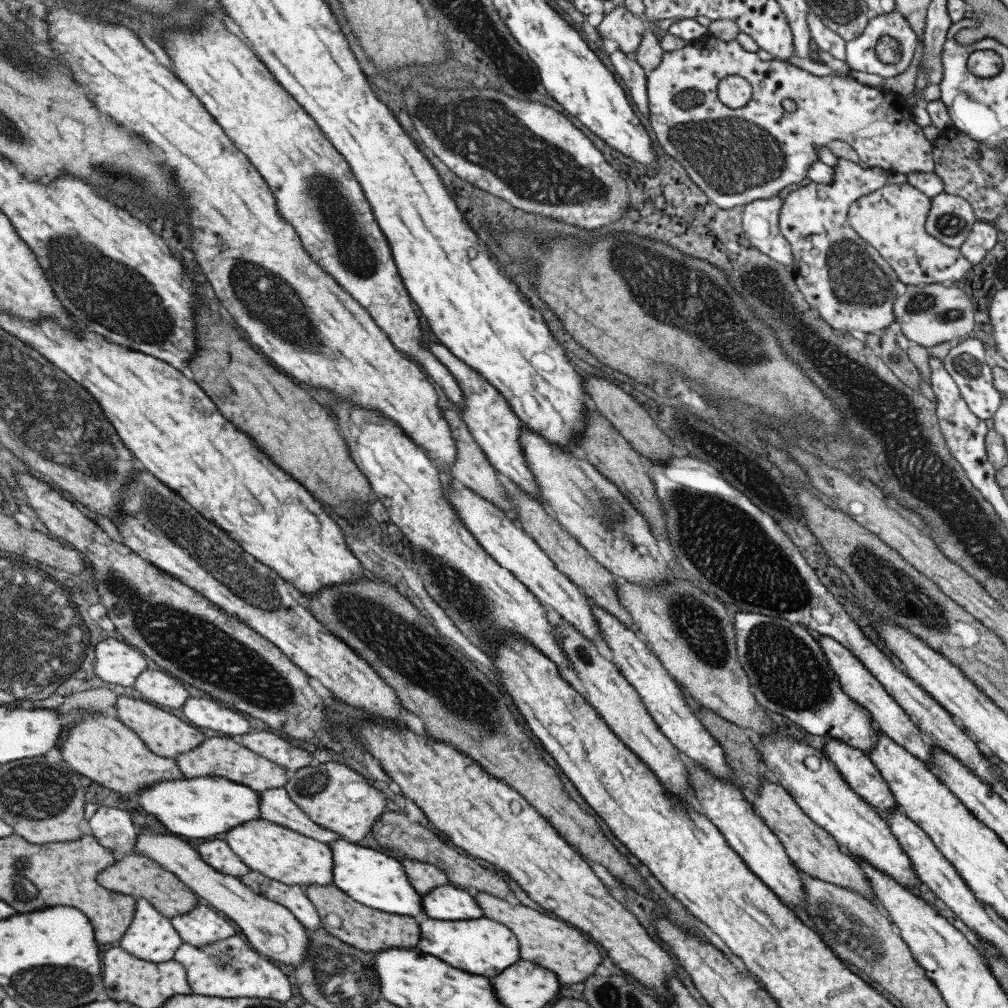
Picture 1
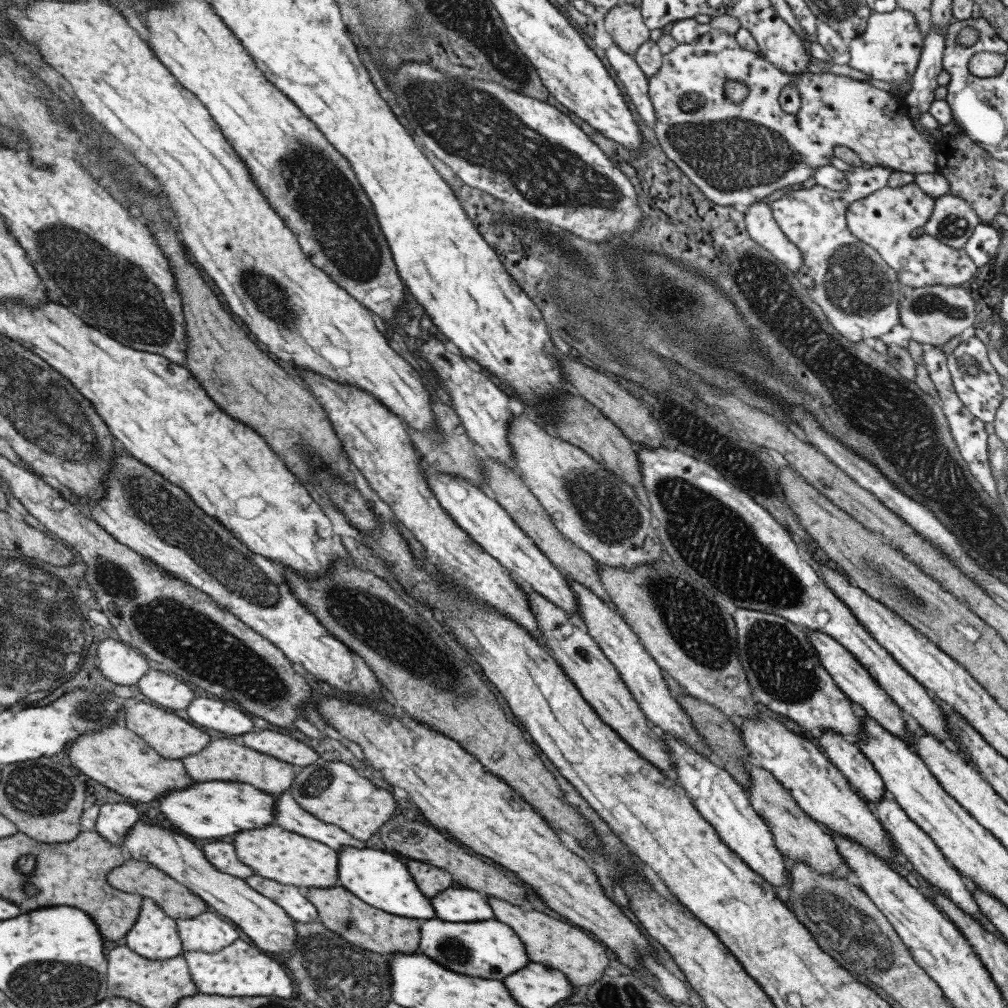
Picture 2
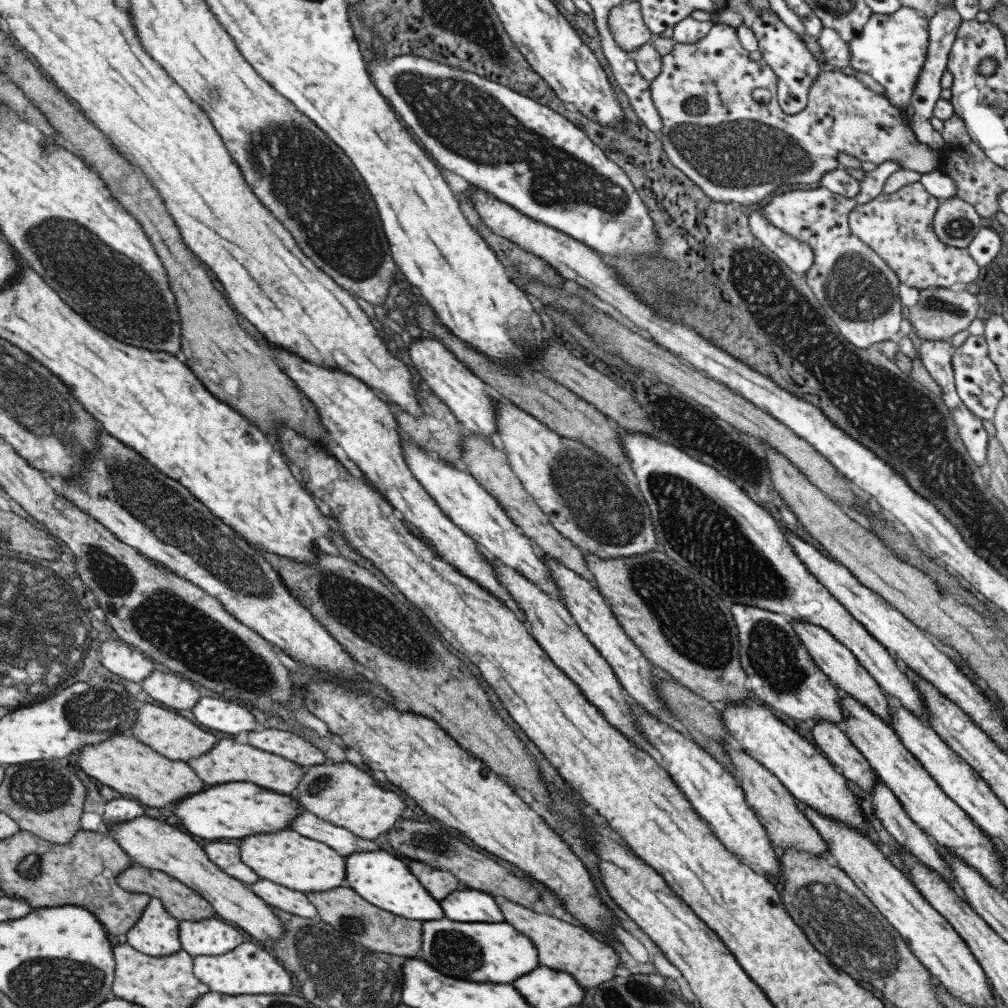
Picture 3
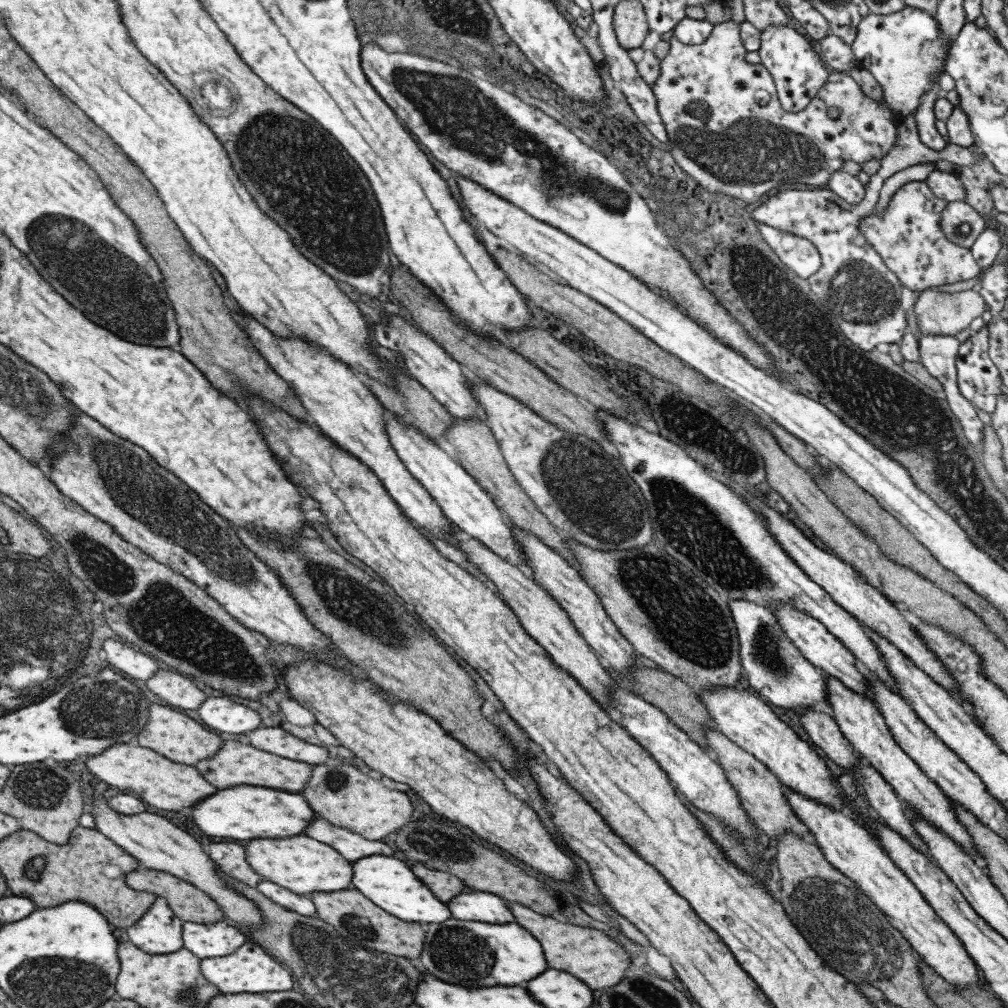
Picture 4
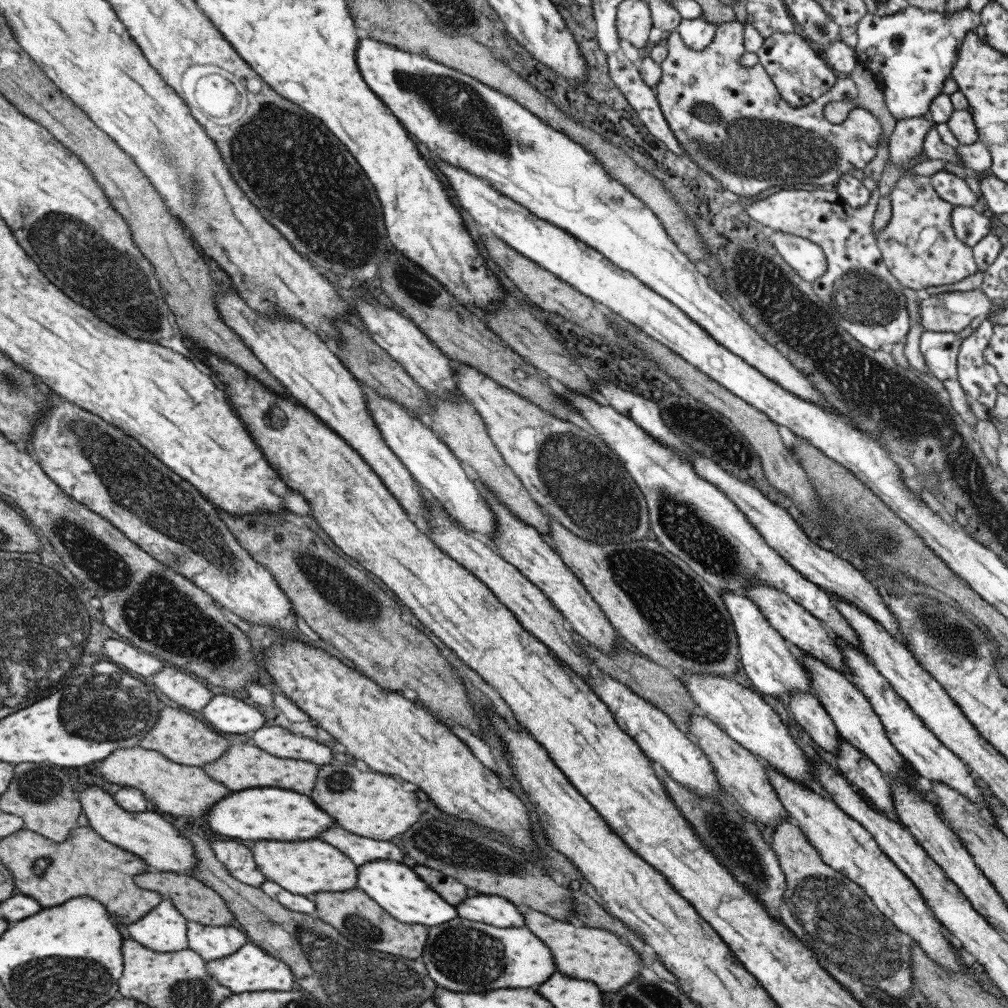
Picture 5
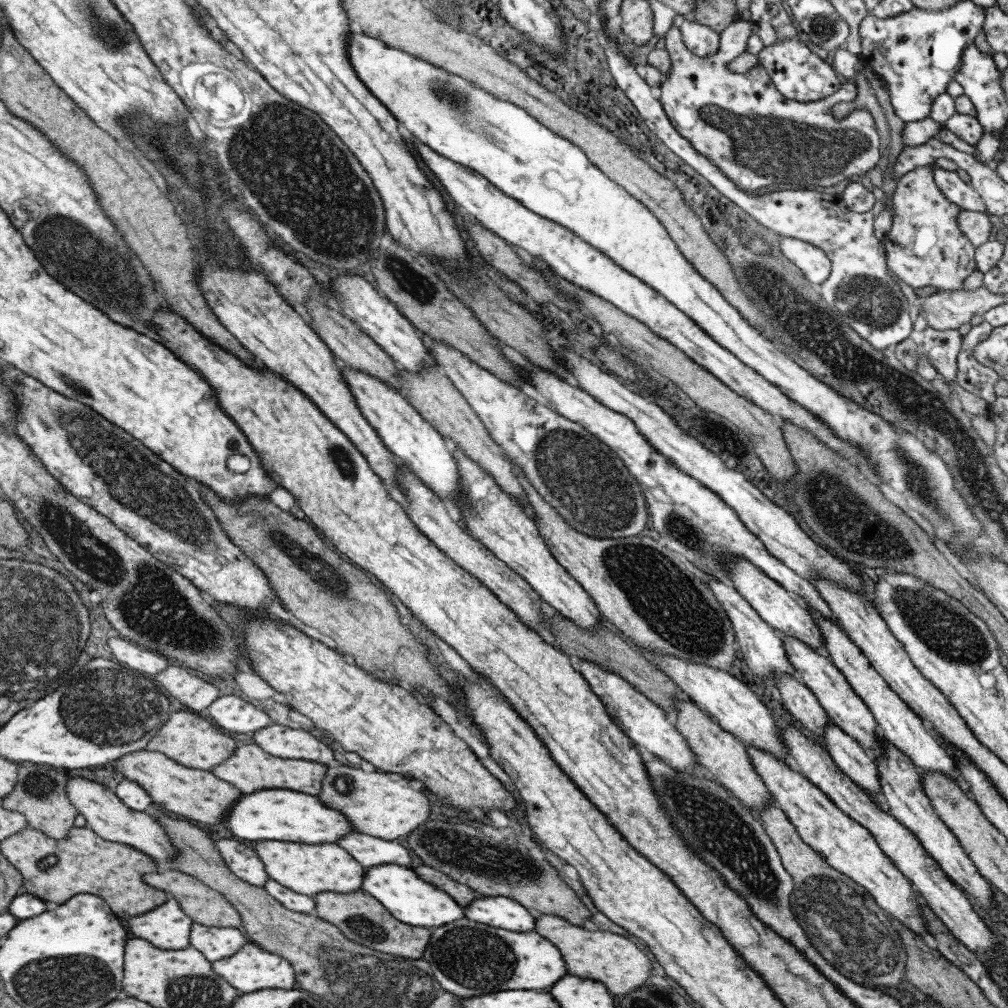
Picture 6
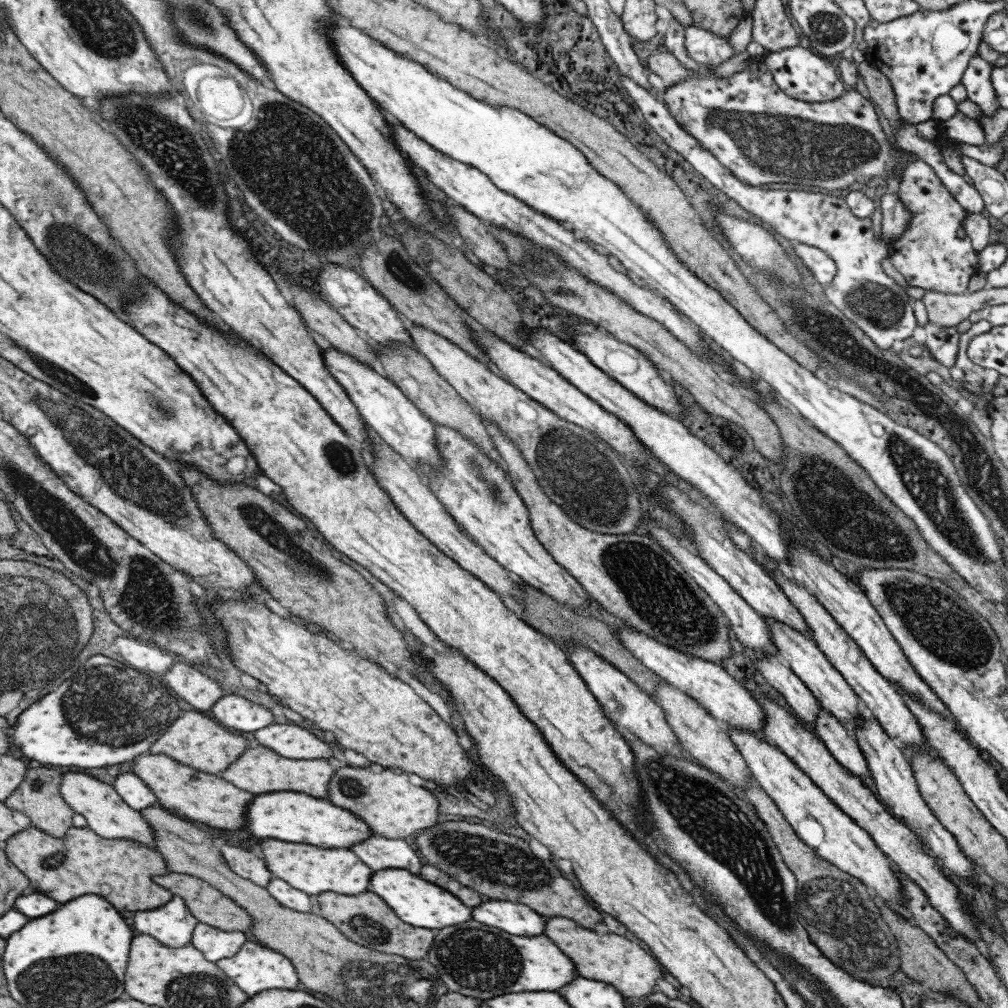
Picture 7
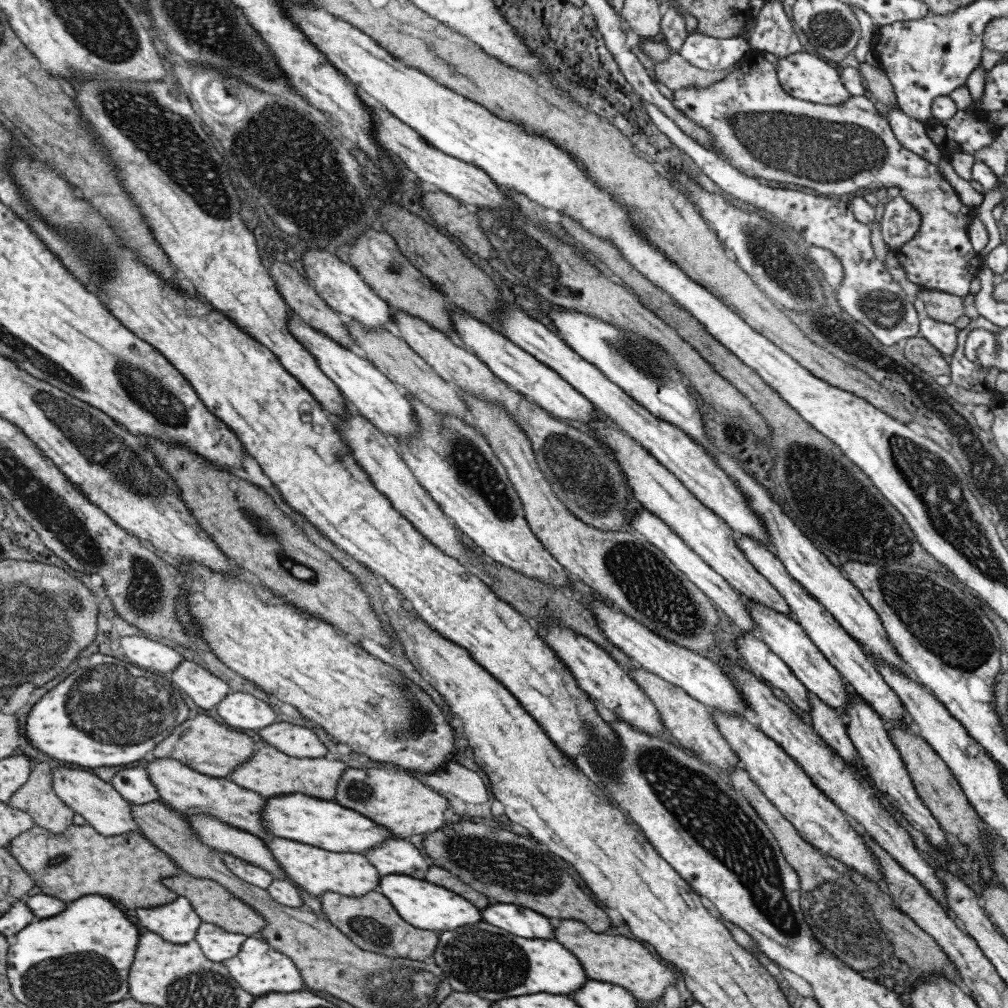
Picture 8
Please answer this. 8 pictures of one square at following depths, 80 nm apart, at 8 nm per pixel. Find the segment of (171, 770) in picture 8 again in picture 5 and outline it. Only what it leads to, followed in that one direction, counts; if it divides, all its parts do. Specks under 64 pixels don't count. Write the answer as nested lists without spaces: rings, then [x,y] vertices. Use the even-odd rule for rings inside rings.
[[[118,748],[106,757],[104,762],[96,764],[107,781],[119,786],[130,786],[139,789],[146,799],[153,801],[155,811],[173,818],[191,816],[204,818],[207,810],[221,798],[229,794],[229,790],[217,782],[213,782],[201,767],[190,767],[167,760],[160,752],[141,748]]]

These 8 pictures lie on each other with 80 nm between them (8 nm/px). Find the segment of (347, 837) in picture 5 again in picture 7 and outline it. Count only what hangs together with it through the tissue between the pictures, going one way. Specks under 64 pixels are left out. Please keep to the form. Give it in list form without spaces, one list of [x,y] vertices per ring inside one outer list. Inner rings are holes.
[[[372,835],[352,844],[349,849],[374,872],[384,868],[404,868],[417,875],[422,867],[415,849],[411,849],[403,839]]]

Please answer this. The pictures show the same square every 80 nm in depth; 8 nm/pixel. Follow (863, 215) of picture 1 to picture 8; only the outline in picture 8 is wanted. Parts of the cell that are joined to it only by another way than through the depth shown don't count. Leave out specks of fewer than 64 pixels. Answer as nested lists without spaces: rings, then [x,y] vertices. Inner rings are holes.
[[[749,54],[737,62],[737,68],[707,88],[682,87],[672,91],[671,102],[697,127],[704,128],[712,140],[713,152],[725,159],[741,174],[759,180],[789,182],[812,188],[821,194],[855,194],[861,188],[899,189],[904,198],[921,217],[920,228],[911,240],[894,252],[899,268],[907,278],[924,289],[935,289],[953,296],[968,294],[969,284],[981,269],[981,259],[972,249],[967,227],[976,217],[977,209],[965,206],[953,187],[942,178],[937,165],[902,147],[894,137],[888,120],[875,109],[864,95],[853,96],[841,104],[813,104],[789,96],[779,84],[776,70],[761,55]]]

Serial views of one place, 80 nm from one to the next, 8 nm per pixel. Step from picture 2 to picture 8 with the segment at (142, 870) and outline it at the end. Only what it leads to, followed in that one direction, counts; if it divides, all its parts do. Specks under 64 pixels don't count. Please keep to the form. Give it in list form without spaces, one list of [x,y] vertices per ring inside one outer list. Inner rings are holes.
[[[181,872],[177,876],[164,878],[163,883],[176,896],[185,897],[203,922],[217,925],[225,929],[225,932],[243,934],[245,937],[249,937],[255,932],[260,932],[266,924],[266,920],[258,915],[258,912],[255,912],[248,904],[236,899],[214,880],[197,878]]]

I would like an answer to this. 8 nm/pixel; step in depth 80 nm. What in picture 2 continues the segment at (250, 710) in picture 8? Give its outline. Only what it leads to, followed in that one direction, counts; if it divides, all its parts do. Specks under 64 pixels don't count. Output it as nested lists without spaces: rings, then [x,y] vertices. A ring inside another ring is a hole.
[[[194,696],[189,703],[189,708],[184,709],[191,722],[205,726],[205,728],[219,730],[223,734],[244,735],[249,730],[253,730],[251,720],[245,716],[243,710],[233,708],[229,704],[223,704],[219,700]]]

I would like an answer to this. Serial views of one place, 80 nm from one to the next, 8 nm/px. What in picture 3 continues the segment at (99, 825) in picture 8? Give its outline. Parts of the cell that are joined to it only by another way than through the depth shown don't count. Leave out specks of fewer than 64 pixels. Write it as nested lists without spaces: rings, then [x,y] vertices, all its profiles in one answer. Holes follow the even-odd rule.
[[[147,814],[125,822],[113,823],[108,830],[103,826],[103,831],[113,837],[117,844],[121,844],[121,848],[125,848],[124,851],[128,853],[132,863],[172,876],[207,900],[218,918],[239,926],[261,946],[271,944],[277,937],[283,936],[280,920],[271,912],[268,904],[255,896],[245,883],[221,872],[221,869],[208,859],[201,846],[193,841],[191,834],[179,832],[177,828]]]

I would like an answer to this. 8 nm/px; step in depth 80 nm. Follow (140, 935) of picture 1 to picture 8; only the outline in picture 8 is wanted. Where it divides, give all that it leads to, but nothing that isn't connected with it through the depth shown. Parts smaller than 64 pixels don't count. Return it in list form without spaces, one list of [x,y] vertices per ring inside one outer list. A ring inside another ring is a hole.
[[[176,896],[175,900],[161,906],[139,908],[135,910],[135,918],[141,928],[155,932],[171,944],[194,941],[195,932],[202,921],[190,902],[182,896]]]

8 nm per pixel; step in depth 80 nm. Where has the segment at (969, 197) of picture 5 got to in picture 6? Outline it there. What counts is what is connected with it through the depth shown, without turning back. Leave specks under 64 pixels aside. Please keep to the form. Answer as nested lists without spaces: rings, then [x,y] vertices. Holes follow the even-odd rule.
[[[935,167],[932,170],[932,177],[940,193],[956,204],[960,210],[985,212],[977,191],[970,184],[959,179],[955,171]]]

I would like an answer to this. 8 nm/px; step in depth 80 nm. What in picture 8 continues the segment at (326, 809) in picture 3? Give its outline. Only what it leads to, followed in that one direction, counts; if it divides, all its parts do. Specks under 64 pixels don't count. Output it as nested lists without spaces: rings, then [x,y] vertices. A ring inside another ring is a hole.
[[[371,764],[365,770],[349,768],[342,774],[335,788],[337,794],[333,802],[361,813],[375,824],[385,827],[388,832],[391,831],[392,838],[407,839],[413,834],[433,832],[450,818],[447,800],[430,788],[425,788],[407,772],[379,770]]]

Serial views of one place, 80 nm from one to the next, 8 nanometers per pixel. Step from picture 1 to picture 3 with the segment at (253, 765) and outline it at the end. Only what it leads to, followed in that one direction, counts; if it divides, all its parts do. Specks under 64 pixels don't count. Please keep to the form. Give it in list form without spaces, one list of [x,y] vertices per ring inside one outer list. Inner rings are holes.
[[[219,740],[211,750],[186,763],[205,784],[251,783],[284,795],[289,795],[295,790],[306,770],[301,765],[282,759],[281,756],[261,752],[247,744],[237,744],[233,740]]]

